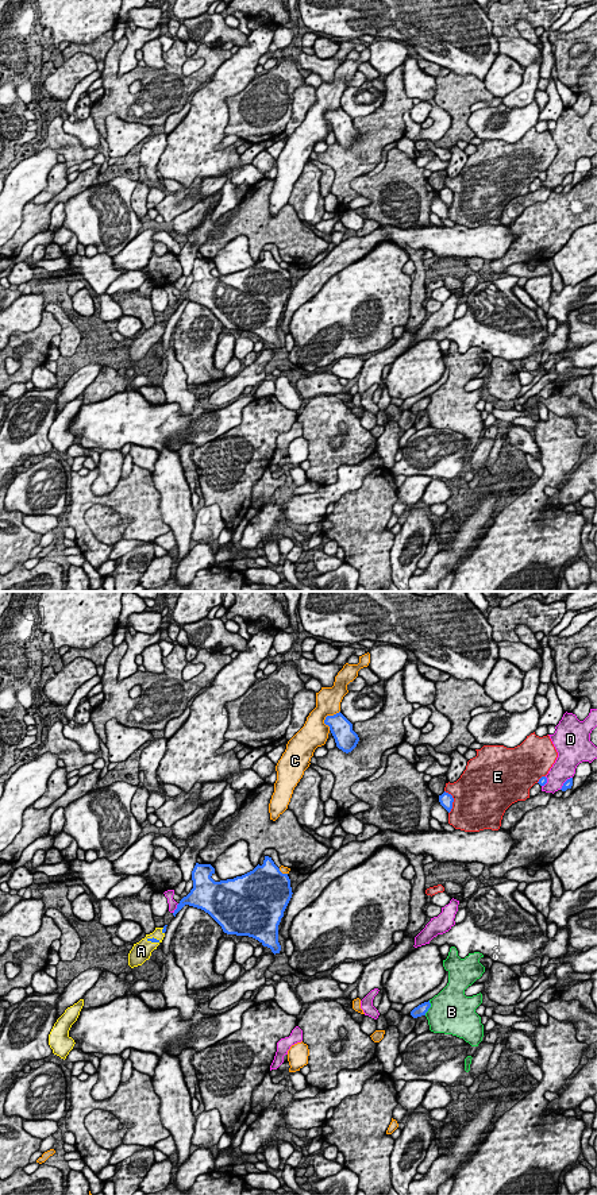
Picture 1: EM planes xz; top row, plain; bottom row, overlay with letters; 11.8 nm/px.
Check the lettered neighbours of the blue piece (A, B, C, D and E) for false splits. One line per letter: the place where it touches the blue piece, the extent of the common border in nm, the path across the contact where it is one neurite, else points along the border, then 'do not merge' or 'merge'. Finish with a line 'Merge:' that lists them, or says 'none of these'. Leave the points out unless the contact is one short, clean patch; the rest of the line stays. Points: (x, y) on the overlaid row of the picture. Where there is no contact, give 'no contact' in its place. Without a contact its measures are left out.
A: contact xz (153, 941); length 180 nm; way xz (153, 940), (153, 941), (141, 951); merge
B: contact xz (430, 1006); length 190 nm; do not merge
C: contact xz (326, 717); length 280 nm; do not merge
D: contact xz (176, 909); length 140 nm; do not merge
E: contact xz (453, 801); length 300 nm; do not merge
Merge: A

